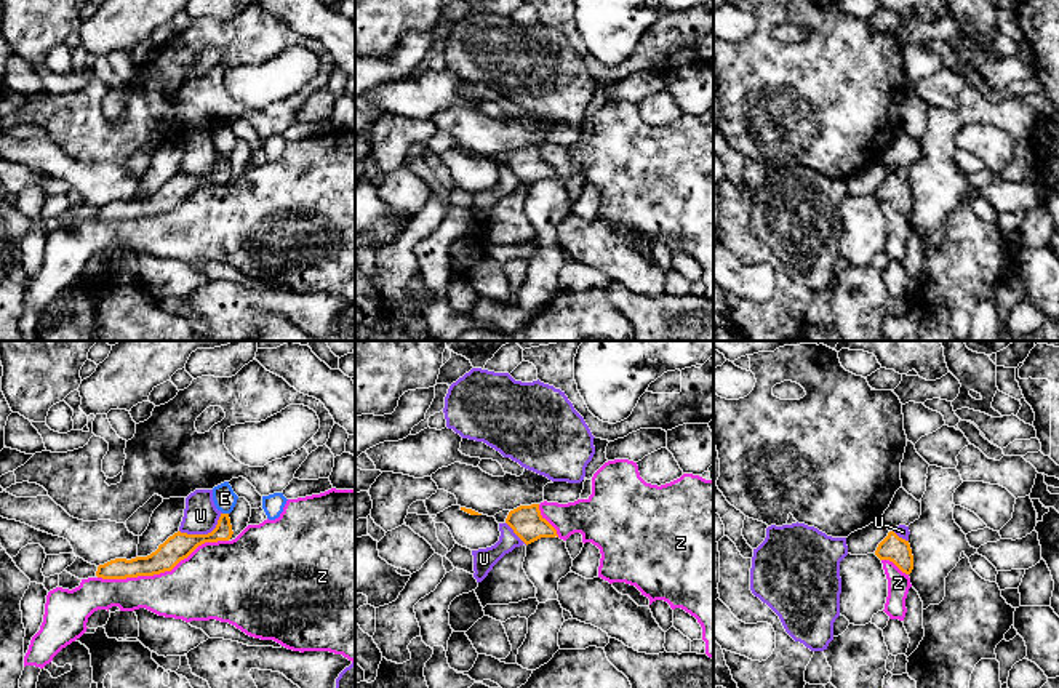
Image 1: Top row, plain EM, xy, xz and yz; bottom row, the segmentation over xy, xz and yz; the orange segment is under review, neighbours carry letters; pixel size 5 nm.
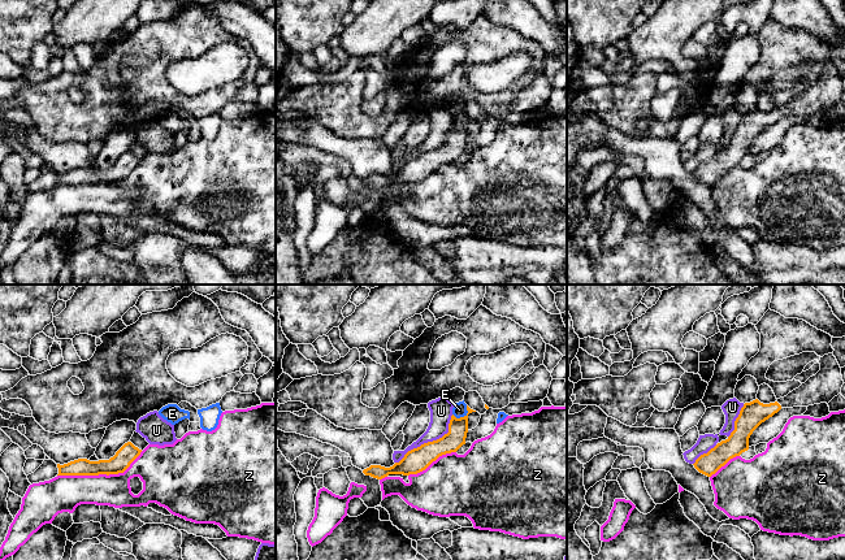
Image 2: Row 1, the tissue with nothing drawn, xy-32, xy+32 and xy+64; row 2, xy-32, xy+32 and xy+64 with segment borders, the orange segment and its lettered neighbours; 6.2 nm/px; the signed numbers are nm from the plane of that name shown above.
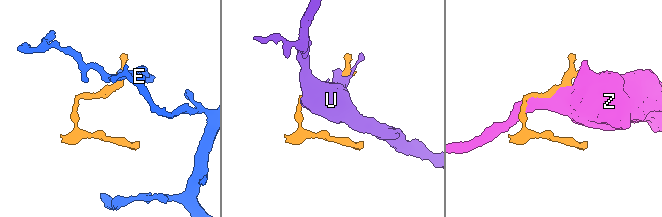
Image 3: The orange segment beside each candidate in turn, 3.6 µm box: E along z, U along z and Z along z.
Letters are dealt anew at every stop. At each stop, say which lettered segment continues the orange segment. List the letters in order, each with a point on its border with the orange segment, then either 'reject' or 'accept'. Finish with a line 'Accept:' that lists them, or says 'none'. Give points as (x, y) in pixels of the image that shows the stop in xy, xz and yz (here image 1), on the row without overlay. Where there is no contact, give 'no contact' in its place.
E: contact xy (226, 156); reject
U: contact xy (203, 176); reject
Z: contact xy (162, 213); reject
Accept: none

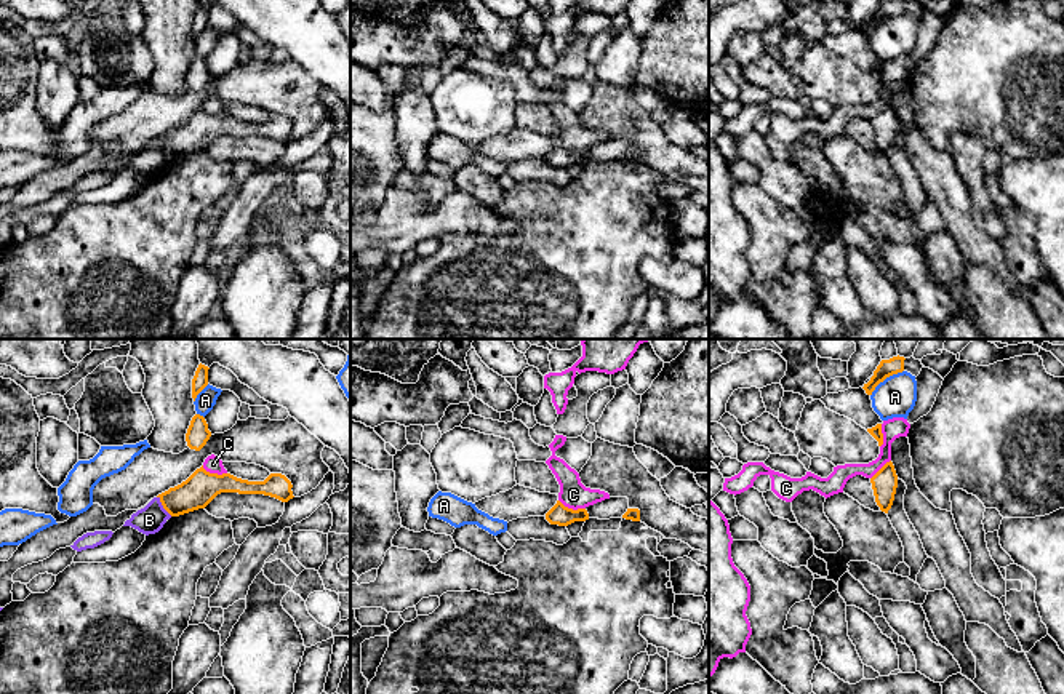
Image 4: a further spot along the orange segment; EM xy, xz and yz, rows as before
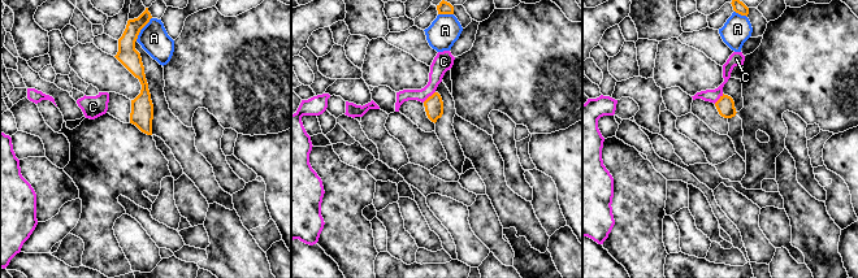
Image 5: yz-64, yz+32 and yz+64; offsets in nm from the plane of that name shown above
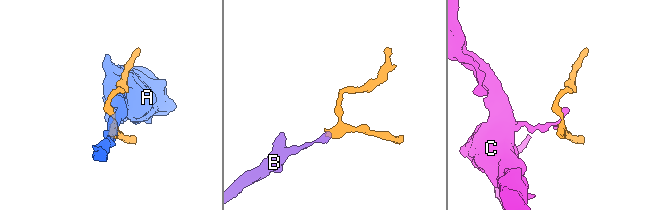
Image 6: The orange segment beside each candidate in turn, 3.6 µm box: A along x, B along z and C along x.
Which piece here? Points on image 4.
A: contact yz (885, 19); reject
B: contact xy (162, 146); reject
C: contact xz (572, 151); reject
Accept: none

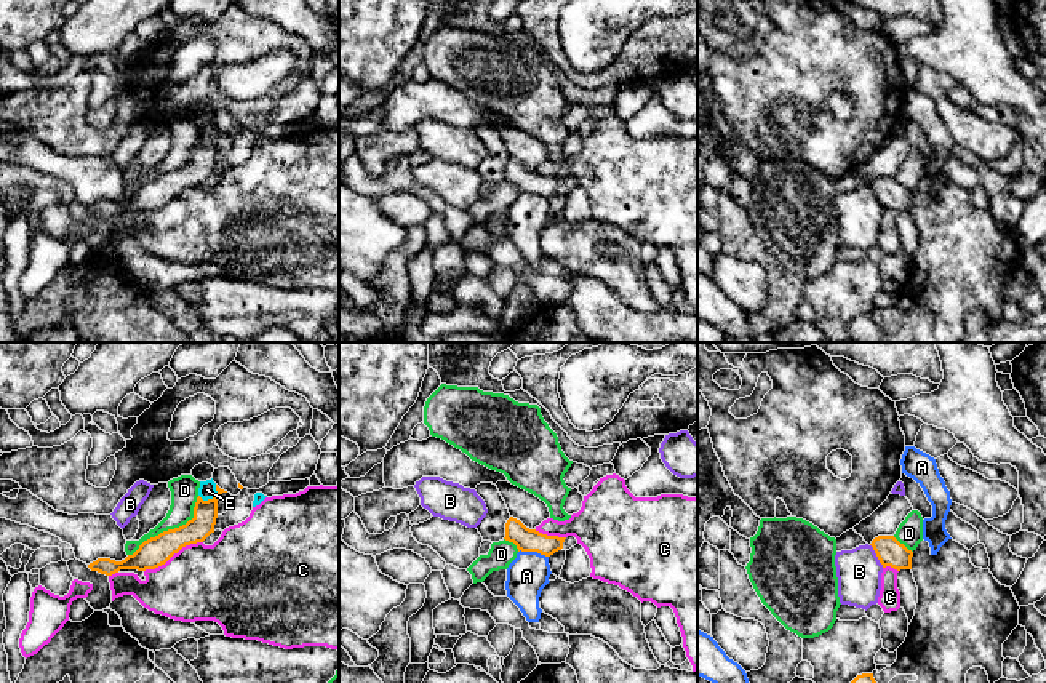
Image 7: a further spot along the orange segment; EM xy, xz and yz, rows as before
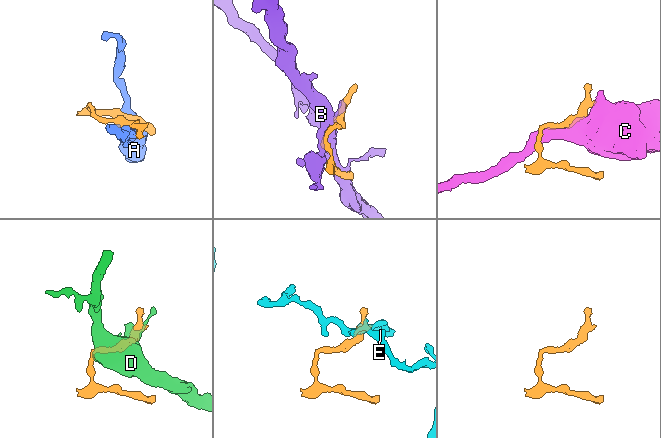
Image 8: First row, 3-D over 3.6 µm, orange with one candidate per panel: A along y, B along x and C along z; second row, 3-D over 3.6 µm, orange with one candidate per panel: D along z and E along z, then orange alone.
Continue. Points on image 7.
A: contact xz (533, 192); reject
B: contact yz (877, 197); reject
C: contact xy (173, 195); reject
D: contact xy (170, 171); reject
E: contact xy (213, 139); reject
Accept: none

